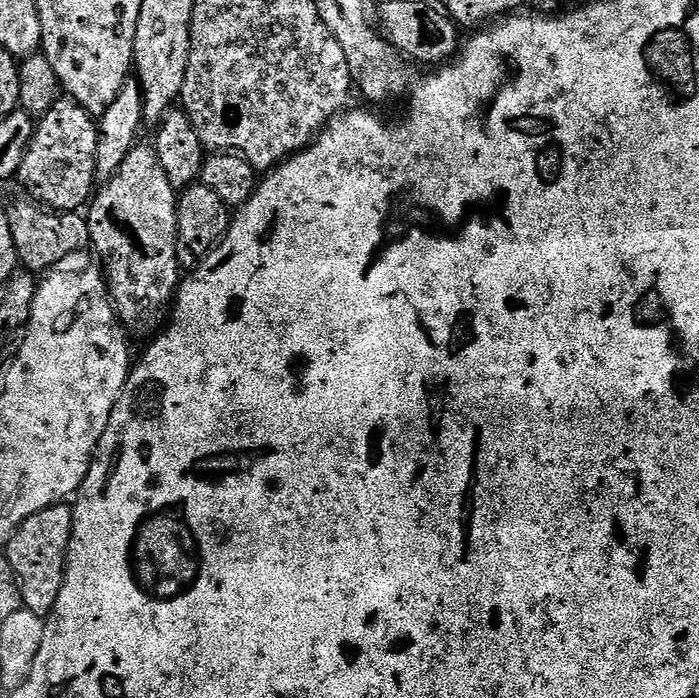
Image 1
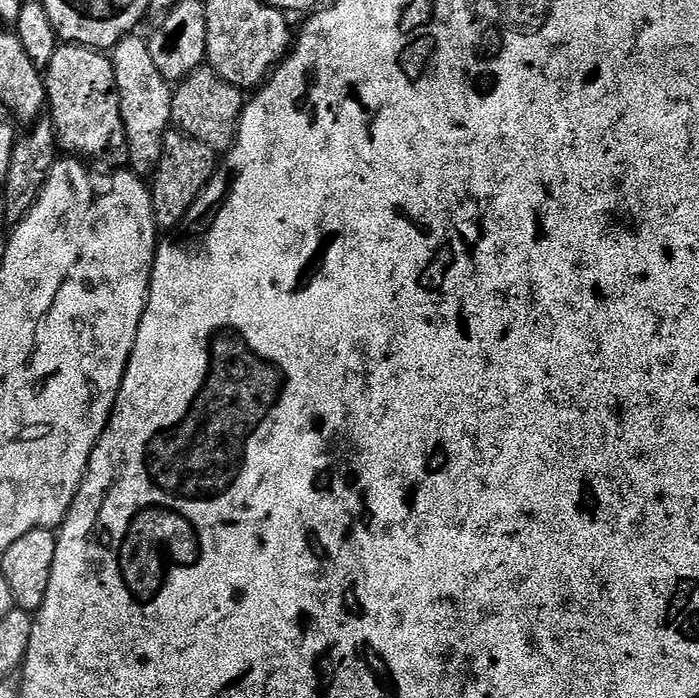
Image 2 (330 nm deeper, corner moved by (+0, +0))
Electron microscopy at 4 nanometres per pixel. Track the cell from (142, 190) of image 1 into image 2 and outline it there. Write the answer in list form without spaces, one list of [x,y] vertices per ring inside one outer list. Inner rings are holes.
[[[129,34],[116,43],[111,49],[110,59],[116,90],[120,93],[120,113],[122,126],[126,130],[128,143],[128,164],[131,171],[141,178],[151,177],[162,158],[164,135],[172,124],[173,85],[158,74],[158,66],[154,66],[154,58],[148,49],[149,41],[140,34]]]

